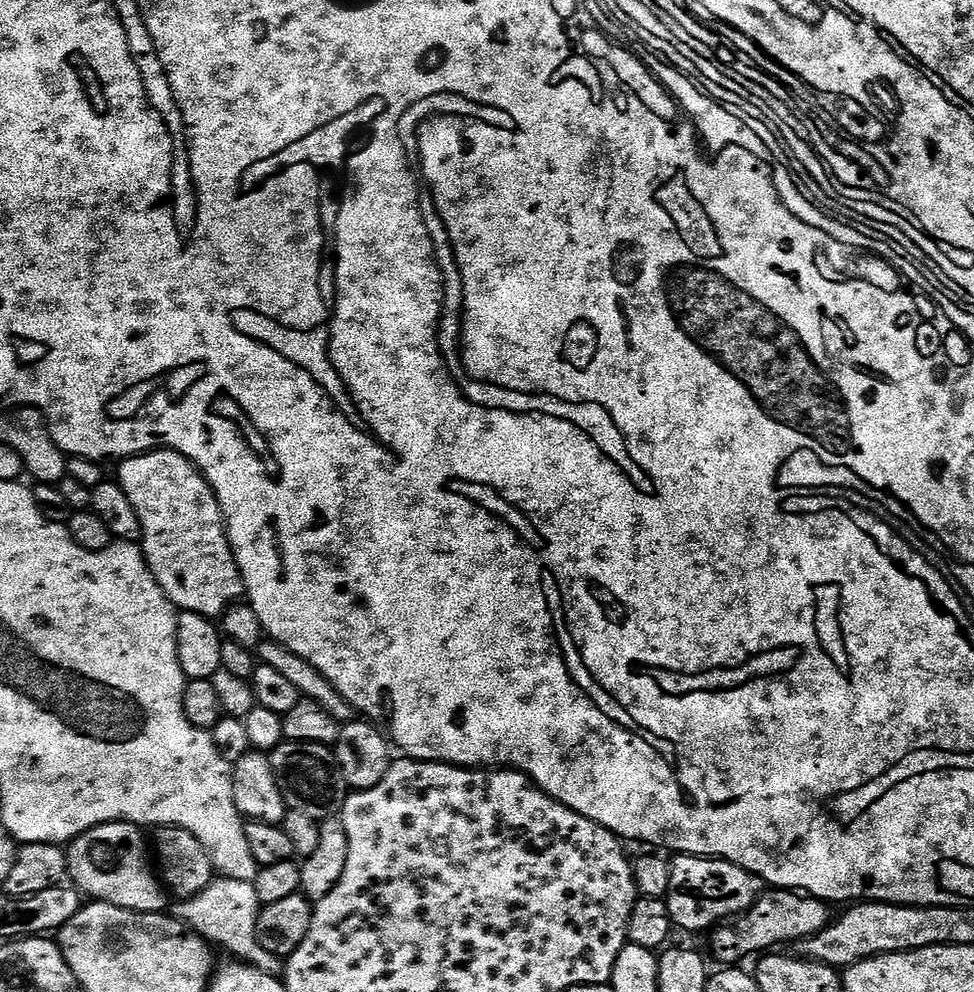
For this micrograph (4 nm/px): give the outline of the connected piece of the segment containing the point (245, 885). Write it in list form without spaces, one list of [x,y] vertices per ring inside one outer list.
[[[220,876],[189,900],[180,900],[174,909],[176,919],[183,920],[188,927],[193,928],[202,939],[213,946],[221,944],[224,948],[236,952],[235,959],[245,964],[253,964],[267,972],[279,973],[282,968],[281,957],[270,954],[258,942],[258,914],[262,907],[256,885],[250,880],[239,880],[229,876]]]

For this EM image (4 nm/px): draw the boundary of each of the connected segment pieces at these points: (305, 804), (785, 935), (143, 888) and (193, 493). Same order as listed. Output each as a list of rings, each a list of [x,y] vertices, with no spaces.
[[[285,742],[270,753],[270,759],[278,790],[282,790],[282,798],[291,811],[310,814],[310,818],[323,822],[343,809],[346,785],[336,765],[335,751],[329,745]]]
[[[768,890],[761,894],[747,912],[739,912],[731,917],[730,923],[719,925],[712,933],[712,950],[719,963],[730,966],[744,962],[751,952],[764,954],[775,944],[784,944],[787,940],[803,941],[820,931],[830,922],[829,905],[816,896],[801,894],[796,890]]]
[[[125,820],[99,824],[83,832],[67,845],[67,879],[81,893],[89,892],[93,901],[113,904],[131,912],[163,913],[170,896],[154,871],[149,841],[147,844],[140,832],[143,831],[137,825],[127,824]]]
[[[173,448],[143,452],[119,464],[118,483],[140,519],[144,560],[160,589],[180,612],[223,617],[245,595],[244,579],[228,543],[224,511],[204,473]]]

